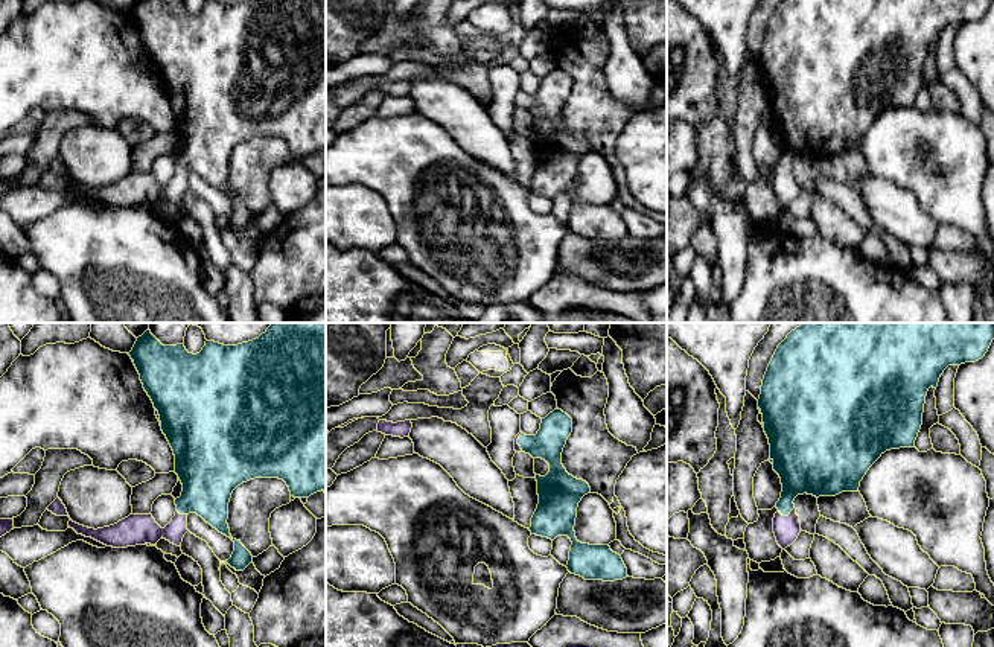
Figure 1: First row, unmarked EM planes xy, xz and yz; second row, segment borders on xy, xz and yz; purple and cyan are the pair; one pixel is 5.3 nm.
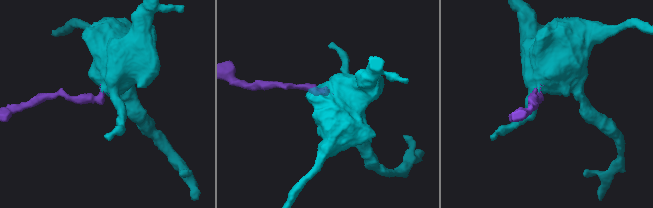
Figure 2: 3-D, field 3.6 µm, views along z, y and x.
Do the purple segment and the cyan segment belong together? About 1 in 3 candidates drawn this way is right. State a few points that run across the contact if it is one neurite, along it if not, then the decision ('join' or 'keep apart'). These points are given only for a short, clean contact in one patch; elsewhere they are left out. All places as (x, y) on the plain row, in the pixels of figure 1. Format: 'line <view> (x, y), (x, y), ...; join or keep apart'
line yz (786, 188), (786, 175), (787, 154), (801, 131); join

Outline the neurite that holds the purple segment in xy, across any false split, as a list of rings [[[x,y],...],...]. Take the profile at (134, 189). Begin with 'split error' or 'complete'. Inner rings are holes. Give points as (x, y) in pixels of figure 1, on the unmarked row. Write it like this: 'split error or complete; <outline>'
split error; [[[135,0],[129,15],[145,50],[158,70],[161,90],[175,114],[175,132],[183,143],[181,155],[175,158],[175,175],[164,187],[151,172],[129,174],[114,184],[97,189],[72,178],[68,186],[78,193],[113,207],[157,204],[161,196],[181,206],[189,190],[187,174],[196,172],[234,201],[234,210],[225,221],[236,230],[244,230],[253,222],[253,215],[230,193],[227,178],[233,149],[254,137],[283,139],[294,157],[309,157],[326,148],[326,0],[248,0],[237,5],[205,0],[196,14],[189,12],[184,3],[163,5],[160,0]]]

